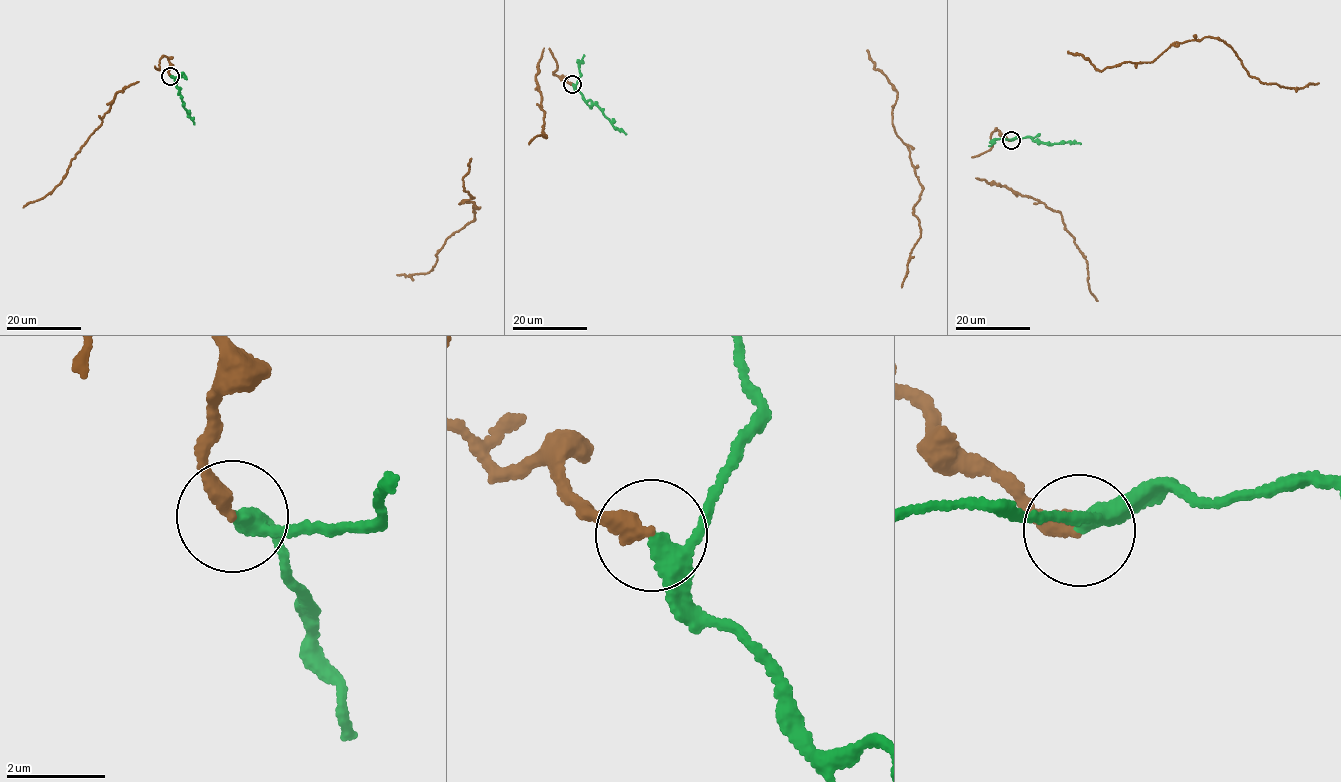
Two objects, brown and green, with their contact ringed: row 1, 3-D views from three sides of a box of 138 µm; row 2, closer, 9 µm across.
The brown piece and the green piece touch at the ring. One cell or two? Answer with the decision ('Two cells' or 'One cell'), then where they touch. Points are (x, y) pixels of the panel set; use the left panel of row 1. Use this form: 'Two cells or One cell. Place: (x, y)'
One cell. Place: (170, 76)

